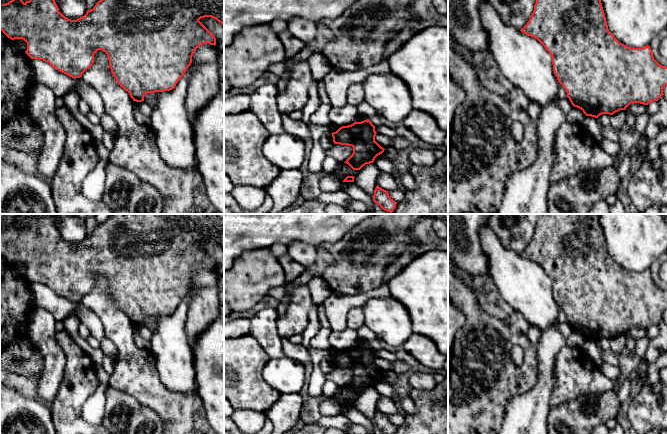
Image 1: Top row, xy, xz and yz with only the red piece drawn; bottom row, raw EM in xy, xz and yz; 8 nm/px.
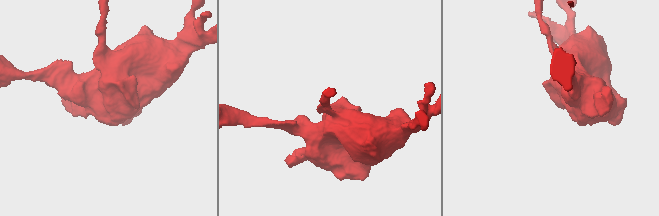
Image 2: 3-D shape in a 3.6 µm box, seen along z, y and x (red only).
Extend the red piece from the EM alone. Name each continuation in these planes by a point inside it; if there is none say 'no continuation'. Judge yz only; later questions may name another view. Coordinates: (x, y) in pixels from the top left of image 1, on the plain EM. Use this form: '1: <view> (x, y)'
no continuation

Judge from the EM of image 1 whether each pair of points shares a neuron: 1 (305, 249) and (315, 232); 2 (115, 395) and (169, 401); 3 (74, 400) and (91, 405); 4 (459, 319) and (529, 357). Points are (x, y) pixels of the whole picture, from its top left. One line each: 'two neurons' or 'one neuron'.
1: two neurons
2: two neurons
3: two neurons
4: two neurons

